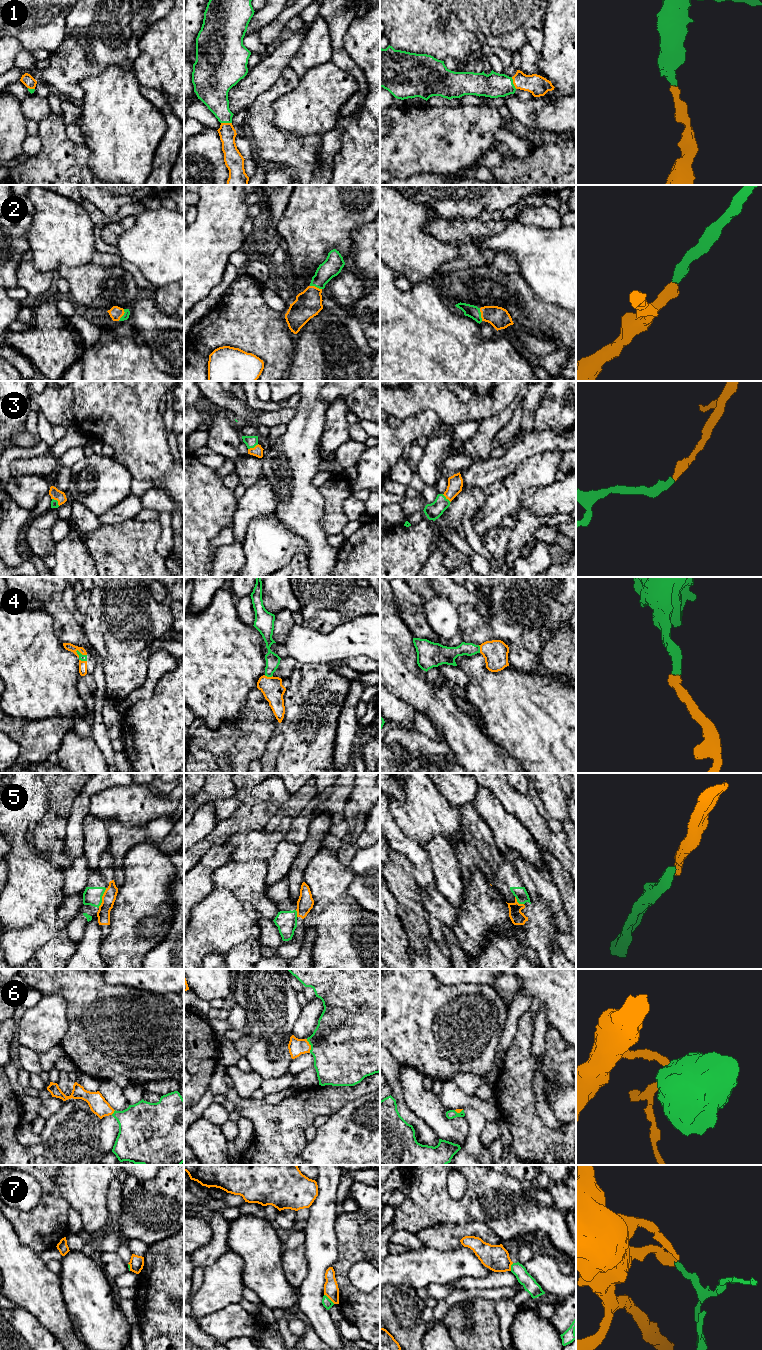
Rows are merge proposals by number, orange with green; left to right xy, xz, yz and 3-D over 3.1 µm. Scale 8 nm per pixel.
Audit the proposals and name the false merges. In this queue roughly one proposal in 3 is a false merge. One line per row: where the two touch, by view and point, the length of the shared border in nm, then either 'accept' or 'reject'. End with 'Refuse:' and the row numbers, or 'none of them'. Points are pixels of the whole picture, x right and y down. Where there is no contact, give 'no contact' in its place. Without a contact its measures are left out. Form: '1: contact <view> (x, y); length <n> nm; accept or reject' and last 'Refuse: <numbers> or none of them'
1: contact yz (513, 83); length 100 nm; accept
2: contact yz (481, 314); length 110 nm; accept
3: contact xz (254, 447); length 100 nm; accept
4: contact xy (81, 653); length 100 nm; accept
5: contact xy (102, 898); length 170 nm; reject
6: contact xz (310, 1046); length 120 nm; accept
7: contact xz (329, 1298); length 120 nm; reject
Refuse: 5, 7

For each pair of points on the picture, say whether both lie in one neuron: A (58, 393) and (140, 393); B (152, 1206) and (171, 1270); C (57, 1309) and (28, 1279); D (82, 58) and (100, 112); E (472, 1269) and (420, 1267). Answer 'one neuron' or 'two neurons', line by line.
A: two neurons
B: two neurons
C: one neuron
D: two neurons
E: one neuron

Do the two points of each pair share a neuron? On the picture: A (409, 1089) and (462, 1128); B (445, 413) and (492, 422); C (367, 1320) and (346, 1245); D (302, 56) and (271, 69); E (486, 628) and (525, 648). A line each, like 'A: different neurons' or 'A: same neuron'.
A: same neuron
B: different neurons
C: same neuron
D: different neurons
E: same neuron

